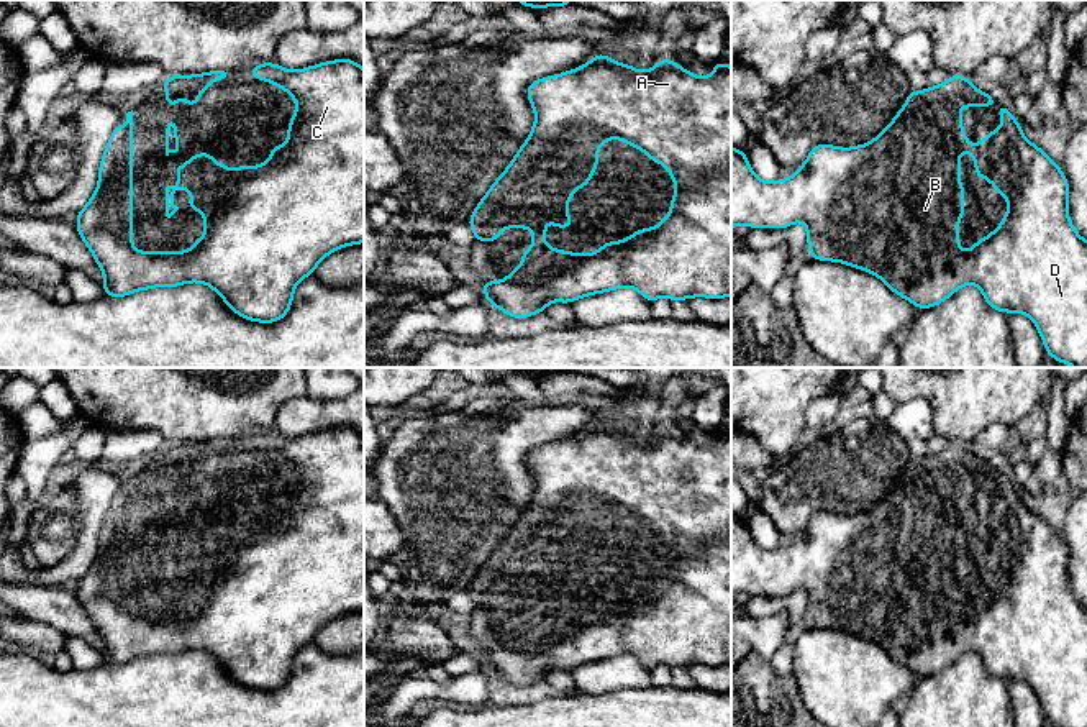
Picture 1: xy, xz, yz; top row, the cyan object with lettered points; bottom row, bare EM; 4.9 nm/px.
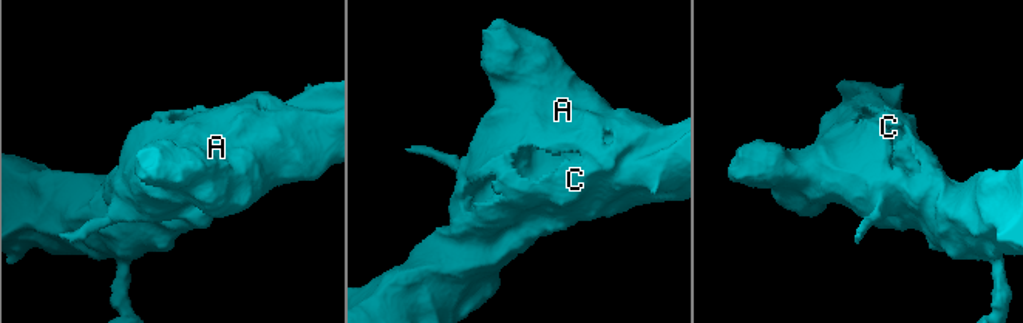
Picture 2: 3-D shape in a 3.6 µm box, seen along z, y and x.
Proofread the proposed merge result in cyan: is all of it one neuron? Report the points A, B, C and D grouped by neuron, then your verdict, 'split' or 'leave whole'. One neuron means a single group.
A B C D | leave whole

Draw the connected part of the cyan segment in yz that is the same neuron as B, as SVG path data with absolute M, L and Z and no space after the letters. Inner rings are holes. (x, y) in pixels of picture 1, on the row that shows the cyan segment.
M953 74L943 84L936 87L926 87L921 92L910 90L905 105L897 112L895 118L869 143L859 144L854 148L839 148L831 144L815 144L807 161L794 171L792 177L784 181L777 179L775 182L762 182L751 169L748 156L731 146L731 228L738 225L748 225L749 228L789 228L795 222L803 222L808 233L807 243L810 246L808 256L818 261L835 261L843 263L862 271L867 271L877 276L894 294L907 299L916 309L936 307L951 297L957 289L966 284L976 284L985 299L985 304L998 312L1010 313L1020 312L1031 318L1038 327L1038 333L1043 338L1046 353L1064 364L1074 368L1087 368L1087 241L1076 231L1072 222L1069 220L1067 212L1069 202L1069 184L1067 177L1061 167L1048 156L1046 151L1035 146L1023 135L1018 120L1013 113L998 103L992 95L976 89L969 77ZM998 105L998 118L1005 121L1005 126L1000 130L997 125L992 128L990 136L984 136L977 146L972 146L967 136L962 131L962 118L959 115L961 107L992 107ZM969 151L976 161L976 176L992 182L992 189L998 190L1010 208L1003 213L1003 222L985 238L980 238L974 243L971 251L959 249L959 231L957 225L961 217L966 212L964 192L966 187L959 184L959 154Z

